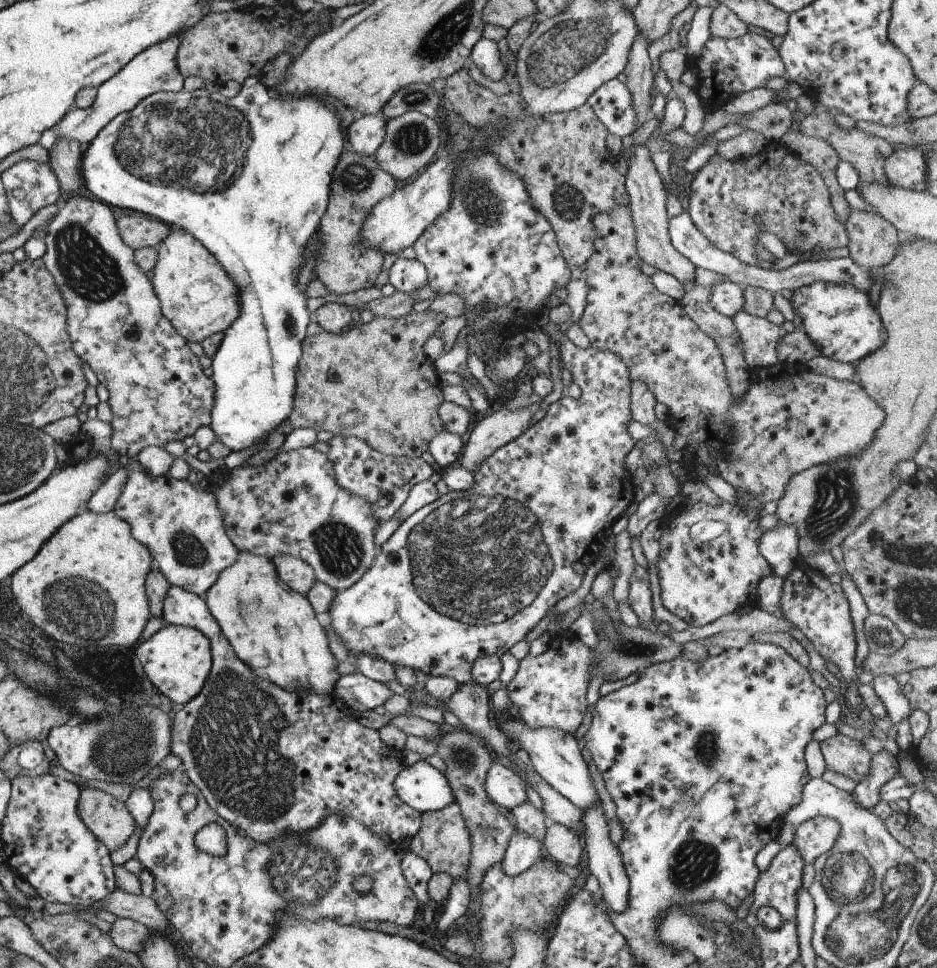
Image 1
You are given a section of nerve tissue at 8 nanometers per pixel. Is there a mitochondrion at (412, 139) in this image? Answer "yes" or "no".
yes

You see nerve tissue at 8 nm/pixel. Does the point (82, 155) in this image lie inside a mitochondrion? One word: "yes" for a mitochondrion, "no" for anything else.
no

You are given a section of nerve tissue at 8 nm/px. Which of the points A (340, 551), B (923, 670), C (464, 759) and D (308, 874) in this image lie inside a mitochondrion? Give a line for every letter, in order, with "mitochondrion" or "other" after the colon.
A: mitochondrion
B: other
C: mitochondrion
D: mitochondrion

